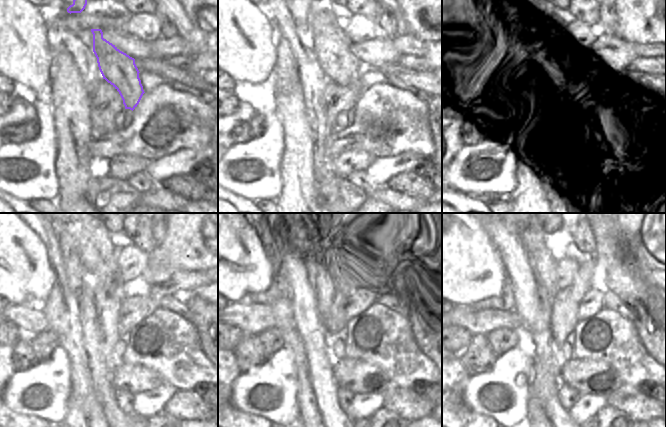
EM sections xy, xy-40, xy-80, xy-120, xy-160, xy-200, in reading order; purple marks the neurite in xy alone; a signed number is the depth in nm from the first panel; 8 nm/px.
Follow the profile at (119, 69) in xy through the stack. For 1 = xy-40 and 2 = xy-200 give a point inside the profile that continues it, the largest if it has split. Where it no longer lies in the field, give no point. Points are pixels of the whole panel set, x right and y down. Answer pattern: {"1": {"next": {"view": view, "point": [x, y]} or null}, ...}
{"1": {"next": {"view": "xy-40", "point": [332, 46]}}, "2": {"next": {"view": "xy-200", "point": [543, 264]}}}

